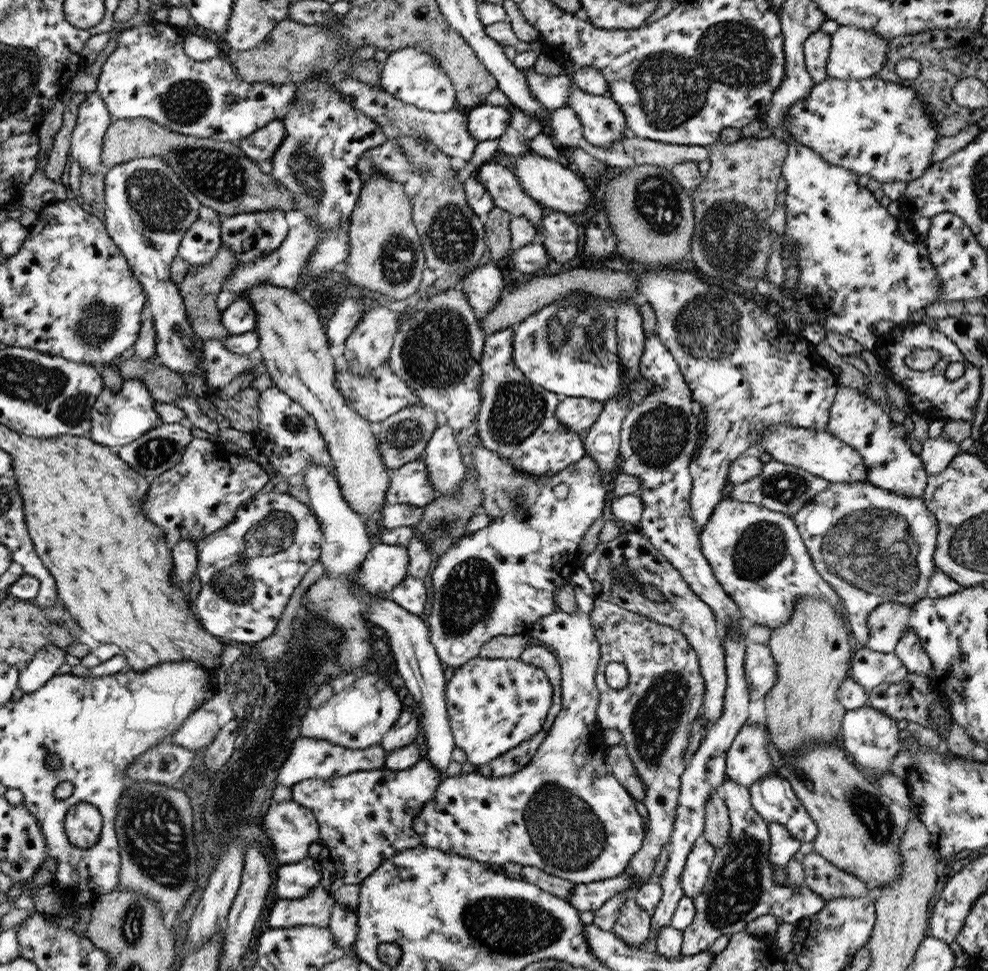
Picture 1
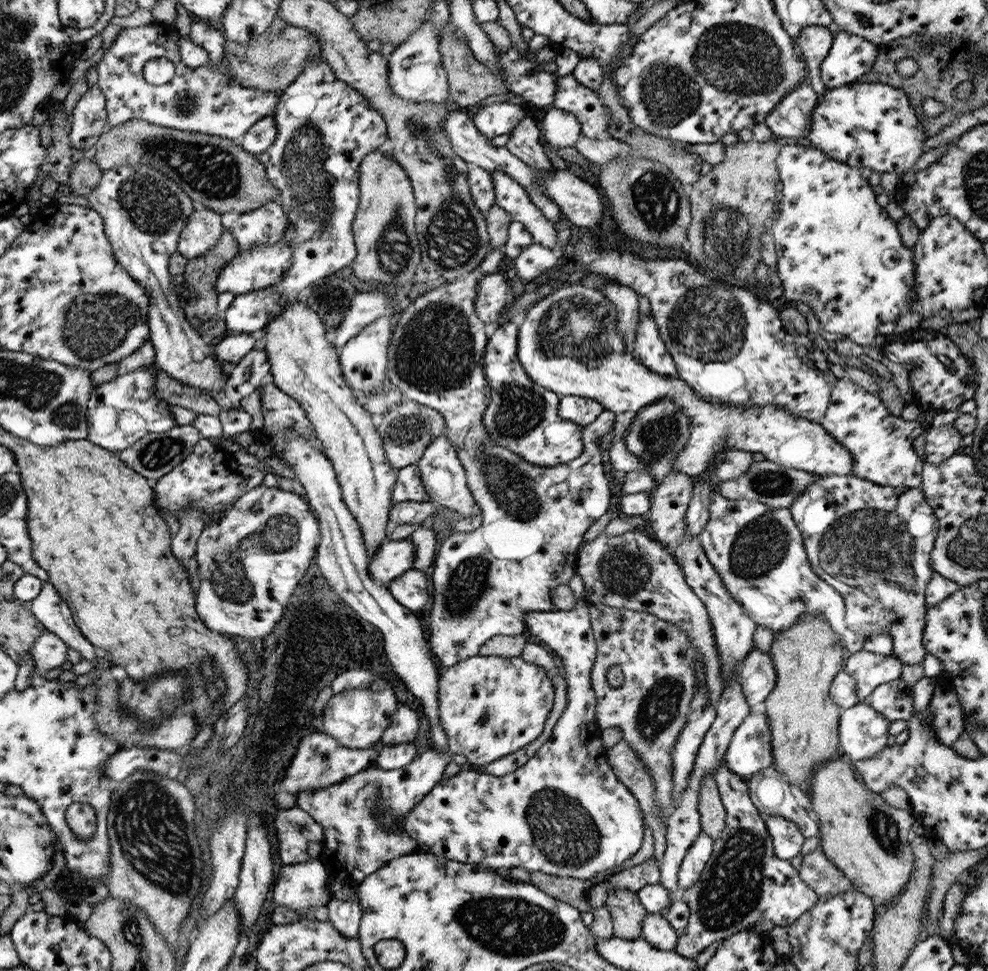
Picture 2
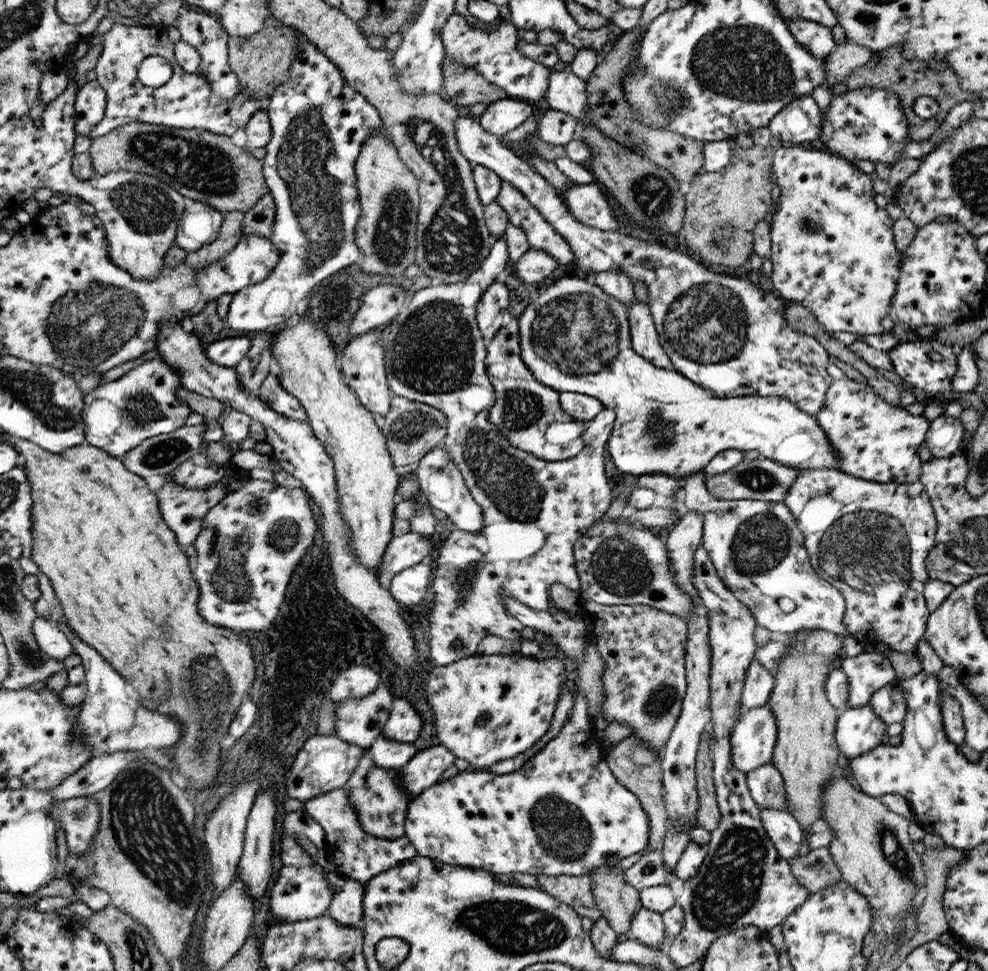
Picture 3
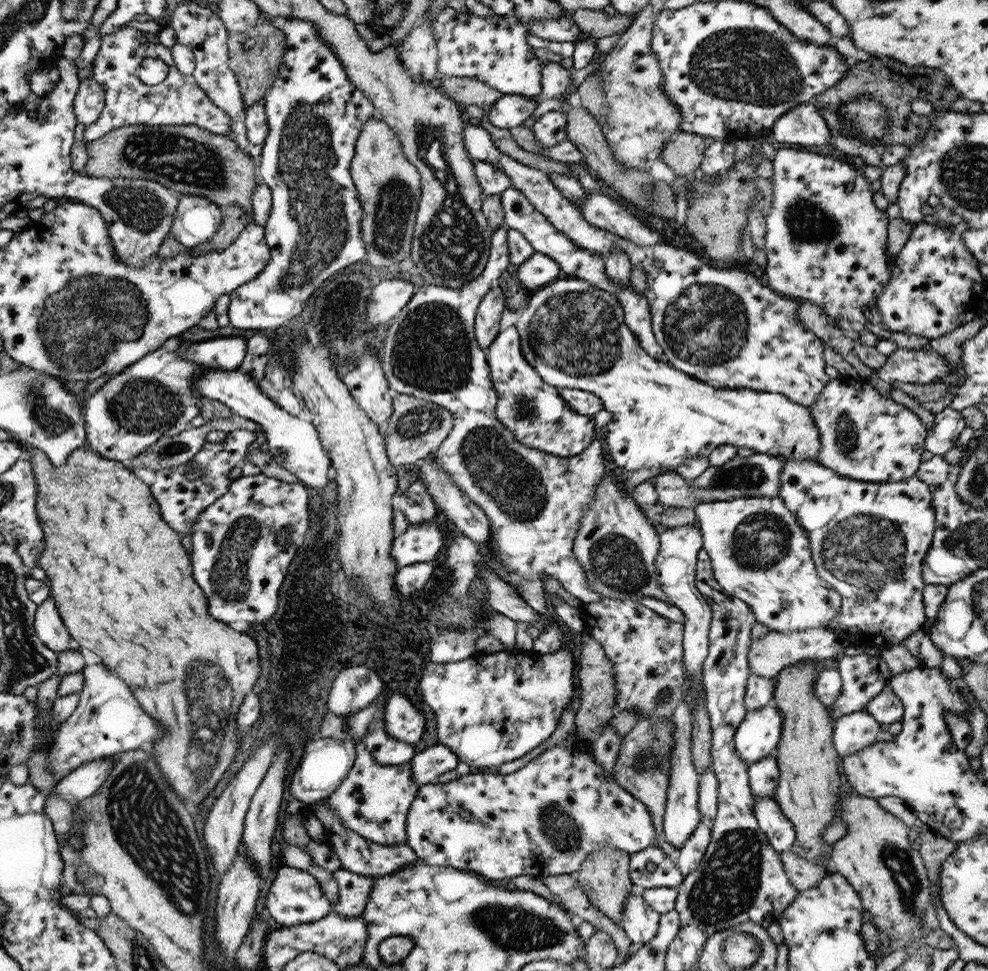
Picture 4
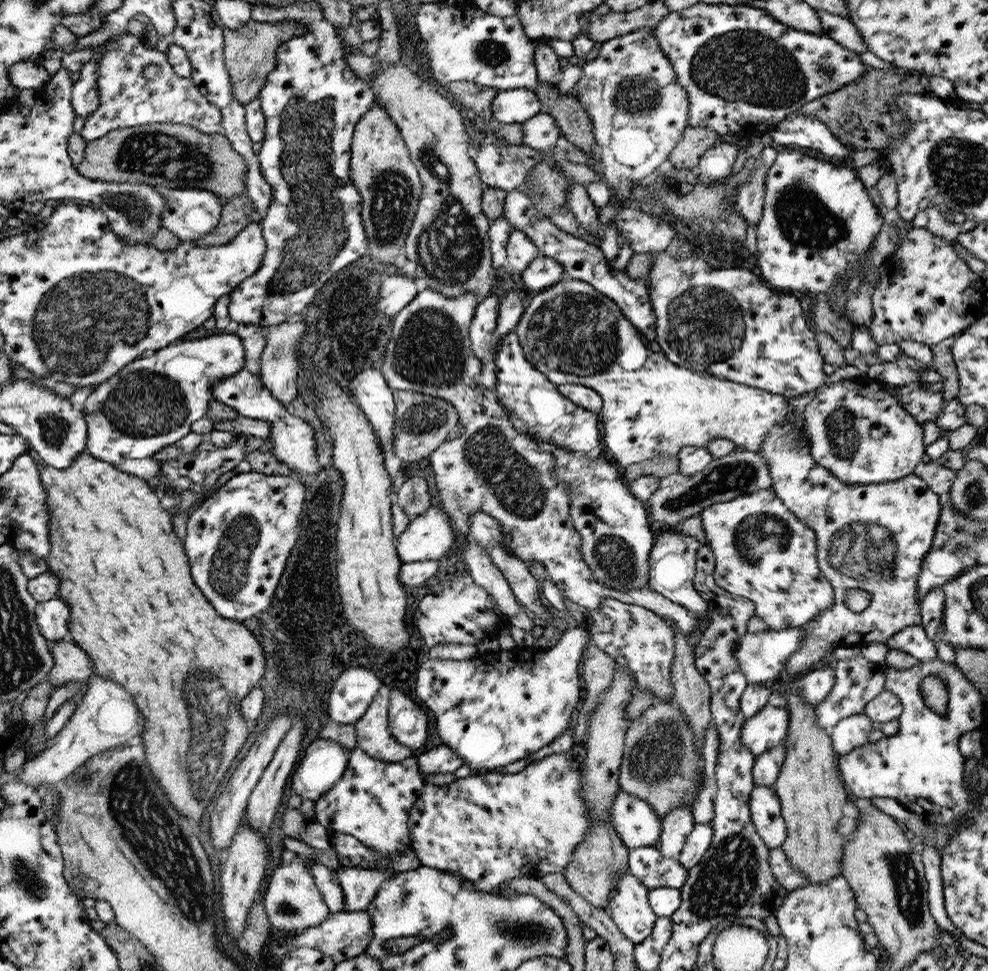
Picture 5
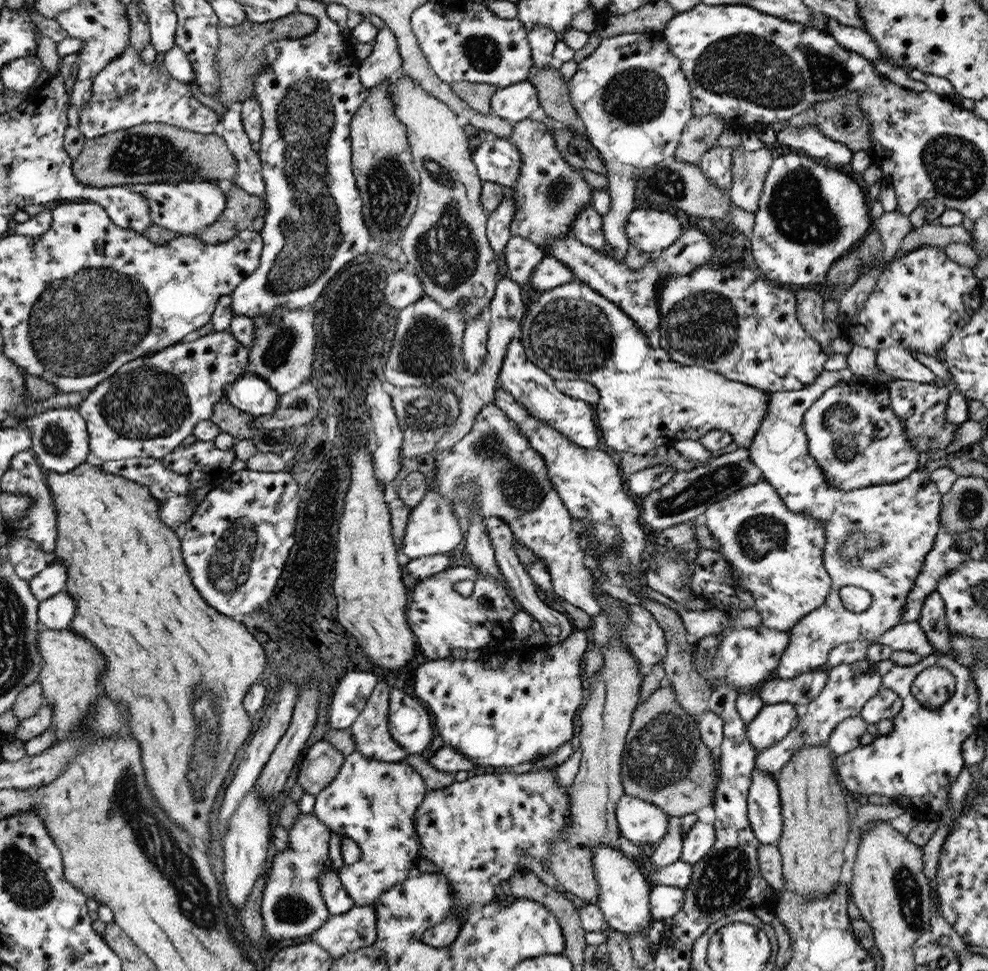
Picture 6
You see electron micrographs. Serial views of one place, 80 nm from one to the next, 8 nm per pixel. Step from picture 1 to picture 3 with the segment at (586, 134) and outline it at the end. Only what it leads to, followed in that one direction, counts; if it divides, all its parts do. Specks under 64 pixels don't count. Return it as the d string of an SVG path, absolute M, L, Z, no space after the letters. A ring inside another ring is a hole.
M551 71L545 99L553 110L570 114L581 122L594 123L586 108L589 99L587 84L569 71Z

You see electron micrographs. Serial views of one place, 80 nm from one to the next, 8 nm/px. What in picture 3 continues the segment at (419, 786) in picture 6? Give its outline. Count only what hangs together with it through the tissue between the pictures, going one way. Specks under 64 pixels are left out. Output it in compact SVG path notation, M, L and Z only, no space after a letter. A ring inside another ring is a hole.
M364 748L365 755L361 757L360 764L344 785L350 792L350 804L358 810L358 818L362 830L370 836L380 840L398 841L405 840L405 820L408 818L410 797L400 785L400 769L384 769L374 765L369 749ZM333 877L331 886L338 887L327 915L342 926L357 926L364 919L365 883L354 879Z

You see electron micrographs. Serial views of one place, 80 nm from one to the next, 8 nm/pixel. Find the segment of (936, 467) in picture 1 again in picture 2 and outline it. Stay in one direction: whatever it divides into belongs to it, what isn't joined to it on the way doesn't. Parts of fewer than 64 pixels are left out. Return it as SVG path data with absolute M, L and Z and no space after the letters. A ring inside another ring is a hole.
M953 423L940 427L930 426L925 432L926 445L924 448L923 461L930 464L940 464L943 460L956 454L960 448L962 435L958 433Z

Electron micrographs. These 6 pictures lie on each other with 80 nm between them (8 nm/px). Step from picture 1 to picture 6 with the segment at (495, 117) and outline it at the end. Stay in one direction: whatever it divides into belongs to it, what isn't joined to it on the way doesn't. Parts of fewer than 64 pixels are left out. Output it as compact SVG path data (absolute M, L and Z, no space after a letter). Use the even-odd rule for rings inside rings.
M530 80L497 89L492 98L492 110L512 124L528 119L538 107L537 90Z

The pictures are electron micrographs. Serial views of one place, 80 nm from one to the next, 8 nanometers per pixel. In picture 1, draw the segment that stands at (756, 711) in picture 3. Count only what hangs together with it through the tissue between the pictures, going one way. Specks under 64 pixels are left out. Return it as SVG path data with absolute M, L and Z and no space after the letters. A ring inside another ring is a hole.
M744 725L727 752L725 776L746 788L768 776L773 771L772 758L768 755L769 742L766 725Z

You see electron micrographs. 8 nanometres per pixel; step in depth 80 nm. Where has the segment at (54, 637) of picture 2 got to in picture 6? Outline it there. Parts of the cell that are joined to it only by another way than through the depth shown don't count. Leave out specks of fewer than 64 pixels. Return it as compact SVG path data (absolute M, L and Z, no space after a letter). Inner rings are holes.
M65 589L43 600L37 608L40 625L54 630L66 630L77 614L77 603Z

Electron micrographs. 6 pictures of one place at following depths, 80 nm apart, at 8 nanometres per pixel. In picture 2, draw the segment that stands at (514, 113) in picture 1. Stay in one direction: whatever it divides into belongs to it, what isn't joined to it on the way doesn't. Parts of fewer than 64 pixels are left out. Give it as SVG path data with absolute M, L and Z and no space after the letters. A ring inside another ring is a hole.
M522 117L518 124L509 132L510 138L505 147L514 156L523 160L536 172L547 173L556 169L545 153L542 145L541 128L531 117Z

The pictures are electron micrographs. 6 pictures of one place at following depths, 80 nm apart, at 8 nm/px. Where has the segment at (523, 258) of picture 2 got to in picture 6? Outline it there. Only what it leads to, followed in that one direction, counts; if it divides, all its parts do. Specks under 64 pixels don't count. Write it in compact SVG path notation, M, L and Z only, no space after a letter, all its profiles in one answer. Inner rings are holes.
M544 255L529 278L530 287L540 291L558 288L562 284L570 284L573 280L576 280L573 272L552 255Z

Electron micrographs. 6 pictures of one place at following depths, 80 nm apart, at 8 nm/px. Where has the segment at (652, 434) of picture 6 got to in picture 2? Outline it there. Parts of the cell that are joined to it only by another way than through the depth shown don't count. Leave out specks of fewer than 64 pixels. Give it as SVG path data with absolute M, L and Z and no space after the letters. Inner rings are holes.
M572 278L571 280L567 281L562 286L559 286L559 288L556 288L556 290L552 291L552 293L548 294L548 297L544 297L542 301L538 301L538 303L534 304L534 307L531 307L528 310L528 313L526 313L526 318L524 318L524 322L522 322L519 327L517 345L518 361L520 361L520 365L522 365L524 372L529 375L530 380L533 380L537 386L542 386L546 390L550 390L561 396L584 396L591 398L592 400L597 400L600 404L605 406L605 410L611 410L614 412L616 418L616 422L613 426L614 442L609 452L611 455L612 466L614 466L616 470L626 473L649 472L649 468L654 461L640 460L637 456L634 456L634 454L627 451L625 443L626 432L628 432L630 424L634 424L634 417L642 407L648 406L653 402L659 401L660 399L669 398L676 403L679 411L684 412L685 416L688 417L690 439L687 440L686 446L677 454L677 456L675 456L673 467L676 467L677 471L687 474L689 477L696 478L697 475L707 469L707 466L710 464L710 462L712 462L714 456L728 447L730 447L731 450L738 449L751 453L761 452L764 454L766 460L775 462L776 464L781 464L786 468L797 468L798 470L804 469L806 472L818 475L853 475L853 456L851 455L851 452L848 451L847 448L844 448L842 444L838 442L838 440L834 440L829 433L826 433L821 425L815 424L812 421L804 420L804 418L800 418L799 416L788 412L785 410L785 408L783 408L783 406L777 406L777 404L773 404L772 406L751 406L748 408L745 406L745 404L741 404L741 406L733 406L733 404L721 404L720 402L712 403L708 400L700 400L693 391L693 388L686 381L680 378L673 378L673 376L666 376L665 374L662 375L658 373L652 373L650 369L646 369L646 366L642 365L640 360L636 360L635 356L633 356L633 353L628 353L628 351L626 351L626 345L623 343L622 334L618 333L618 312L616 307L614 307L614 304L612 304L612 302L603 294L602 290L593 289L588 284L581 282L579 279Z

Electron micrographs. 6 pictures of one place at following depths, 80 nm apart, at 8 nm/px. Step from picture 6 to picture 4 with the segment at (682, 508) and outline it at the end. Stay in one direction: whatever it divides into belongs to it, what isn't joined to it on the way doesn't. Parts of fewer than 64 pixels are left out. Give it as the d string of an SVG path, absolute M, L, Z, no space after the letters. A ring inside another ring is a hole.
M754 453L748 457L736 455L722 466L709 467L694 480L686 480L677 472L666 472L649 478L657 492L656 502L664 508L693 508L698 503L711 503L715 500L734 500L738 497L779 496L780 477L783 469L781 459L764 453Z

